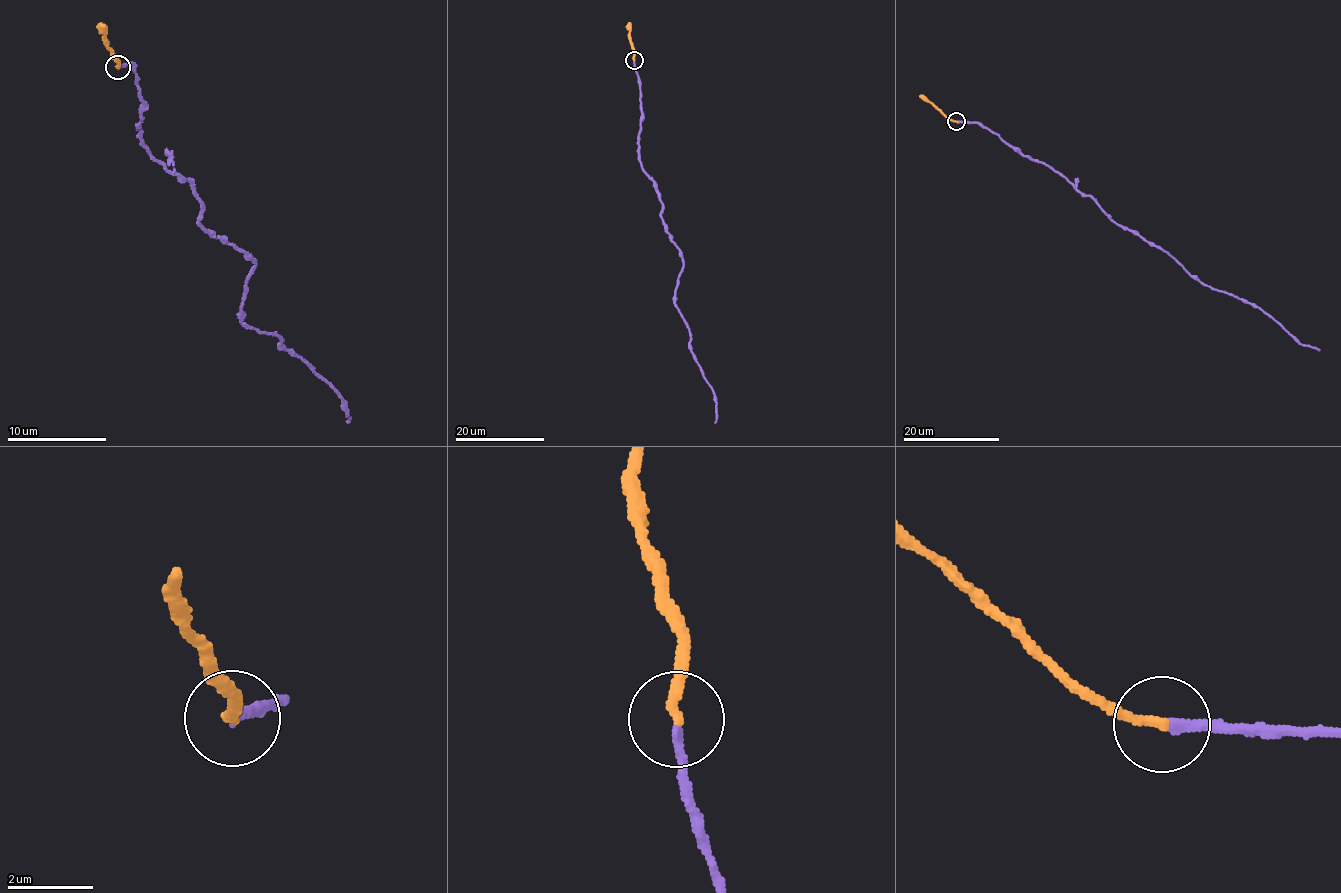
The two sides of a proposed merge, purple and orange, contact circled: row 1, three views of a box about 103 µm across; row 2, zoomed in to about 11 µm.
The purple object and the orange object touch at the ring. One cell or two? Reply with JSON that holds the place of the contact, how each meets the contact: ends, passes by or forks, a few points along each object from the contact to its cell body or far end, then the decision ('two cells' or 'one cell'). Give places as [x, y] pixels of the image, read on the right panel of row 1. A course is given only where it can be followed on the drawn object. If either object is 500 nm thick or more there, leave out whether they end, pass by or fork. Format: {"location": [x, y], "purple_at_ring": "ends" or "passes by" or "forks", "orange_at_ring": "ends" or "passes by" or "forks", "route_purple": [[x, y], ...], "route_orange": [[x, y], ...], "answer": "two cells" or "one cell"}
{"location": [956, 121], "purple_at_ring": "ends", "orange_at_ring": "ends", "route_purple": [[957, 121], [982, 124], [1058, 171], [1189, 273], [1258, 306], [1301, 344], [1319, 350]], "route_orange": [[956, 121], [945, 117], [919, 95]], "answer": "one cell"}

